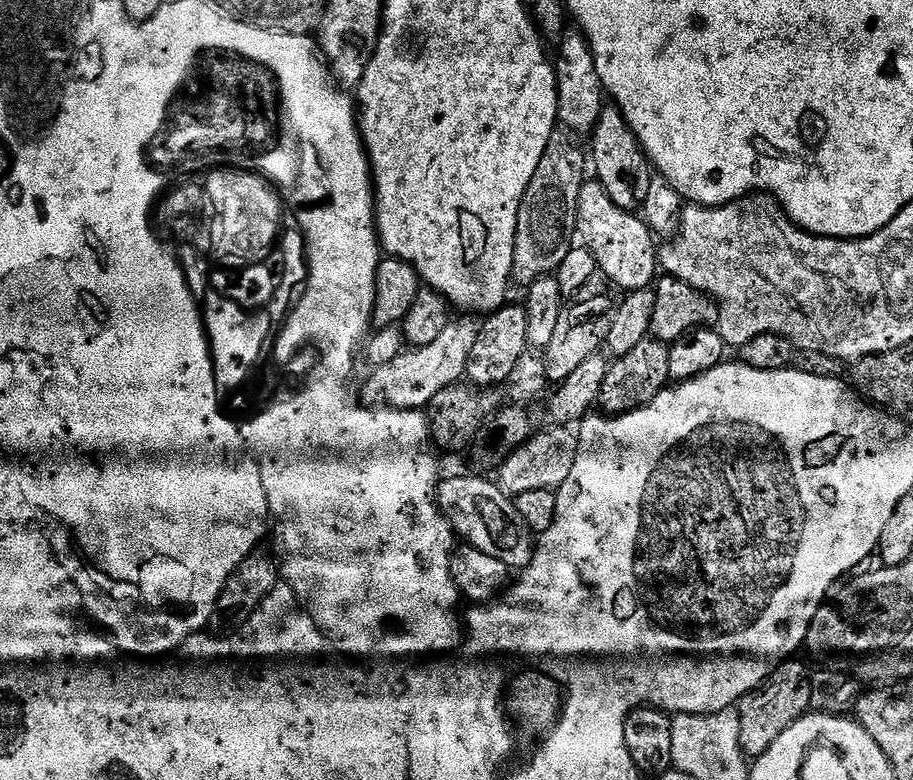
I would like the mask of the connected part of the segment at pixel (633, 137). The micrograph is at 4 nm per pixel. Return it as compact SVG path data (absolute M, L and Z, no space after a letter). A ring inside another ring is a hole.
M612 106L605 107L600 113L600 119L596 121L594 135L596 137L592 140L590 160L592 156L593 162L596 163L595 179L618 207L625 210L639 209L650 195L650 173L647 172L648 164L644 161L642 145L636 133L629 128L623 112Z

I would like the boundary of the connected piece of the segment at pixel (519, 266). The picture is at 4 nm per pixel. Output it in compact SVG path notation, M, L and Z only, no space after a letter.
M557 130L546 146L534 178L524 191L518 210L518 226L514 238L514 262L512 275L518 281L531 282L549 277L562 266L570 251L568 239L574 236L576 207L580 201L580 190L586 183L584 160L586 152L580 149L577 133L571 130Z

